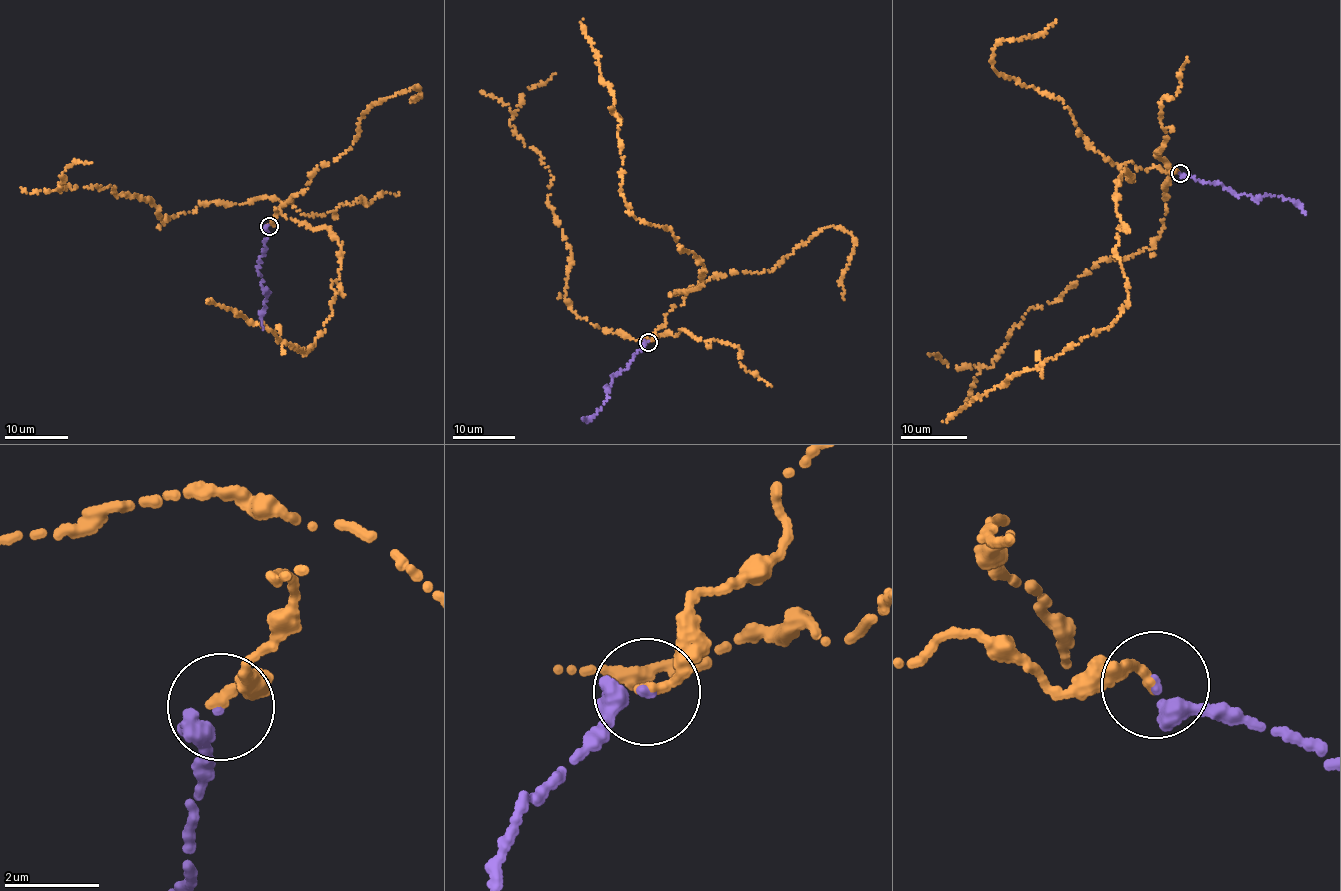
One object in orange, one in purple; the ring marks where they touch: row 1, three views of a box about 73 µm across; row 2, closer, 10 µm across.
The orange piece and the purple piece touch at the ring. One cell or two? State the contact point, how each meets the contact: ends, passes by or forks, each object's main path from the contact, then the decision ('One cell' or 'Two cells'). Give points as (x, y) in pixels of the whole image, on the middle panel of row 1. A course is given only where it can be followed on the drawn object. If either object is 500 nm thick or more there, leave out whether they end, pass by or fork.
Place: (648, 342). At the ring orange ends. At the ring purple ends. Course of orange: (648, 341), (704, 266), (619, 191), (615, 94), (582, 20). Course of purple: (648, 341), (632, 356), (629, 368), (616, 373), (607, 386), (607, 399), (594, 416), (581, 418). One cell

